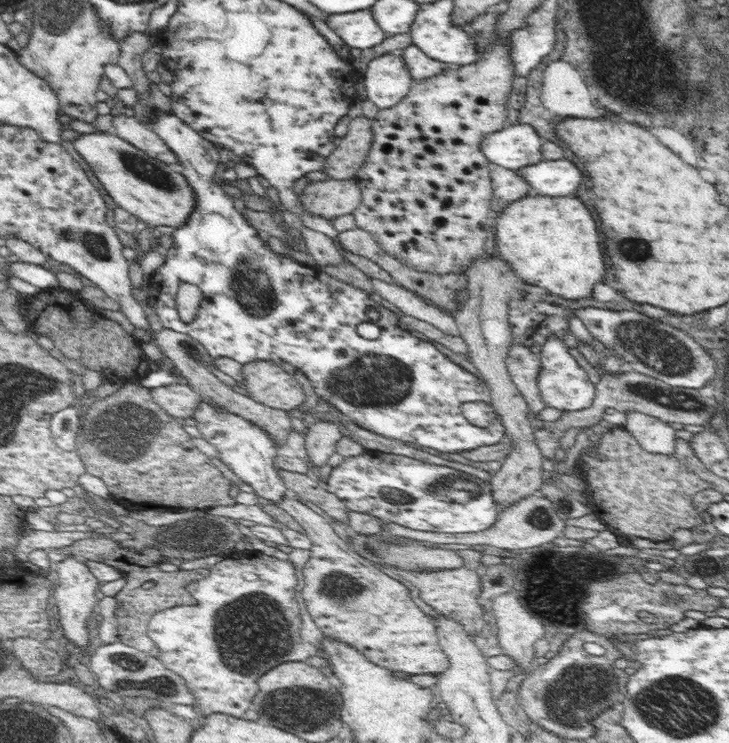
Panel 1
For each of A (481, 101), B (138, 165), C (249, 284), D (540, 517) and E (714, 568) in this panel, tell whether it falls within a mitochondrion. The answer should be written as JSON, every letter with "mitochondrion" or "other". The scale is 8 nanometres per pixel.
{"A":"other","B":"mitochondrion","C":"mitochondrion","D":"mitochondrion","E":"other"}

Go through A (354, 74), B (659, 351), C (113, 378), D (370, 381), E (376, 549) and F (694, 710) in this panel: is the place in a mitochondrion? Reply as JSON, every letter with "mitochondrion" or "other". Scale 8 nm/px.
{"A":"other","B":"mitochondrion","C":"other","D":"mitochondrion","E":"mitochondrion","F":"mitochondrion"}

